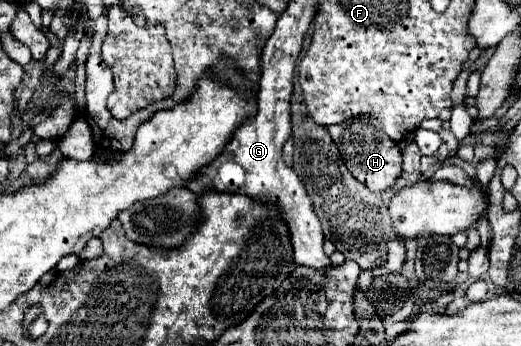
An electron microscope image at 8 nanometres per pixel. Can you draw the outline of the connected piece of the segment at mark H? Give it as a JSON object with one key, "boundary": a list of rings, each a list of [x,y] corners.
{"boundary":[[[345,120],[341,124],[333,124],[327,128],[333,142],[339,148],[339,154],[347,166],[347,170],[361,182],[365,184],[371,192],[383,192],[395,184],[395,180],[401,176],[401,164],[403,164],[403,154],[397,142],[393,142],[383,130],[377,120],[367,122],[367,120]]]}

